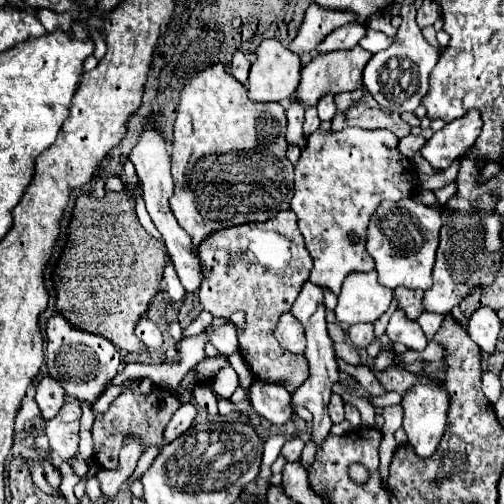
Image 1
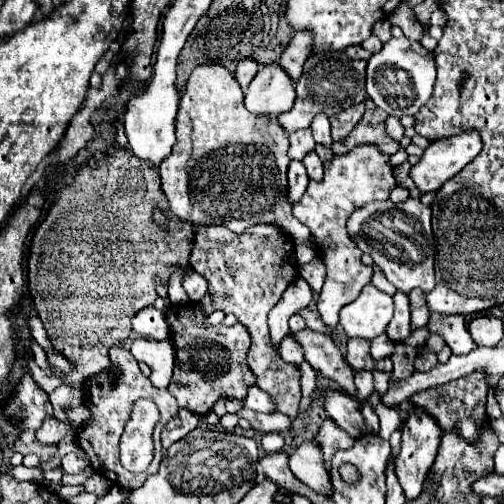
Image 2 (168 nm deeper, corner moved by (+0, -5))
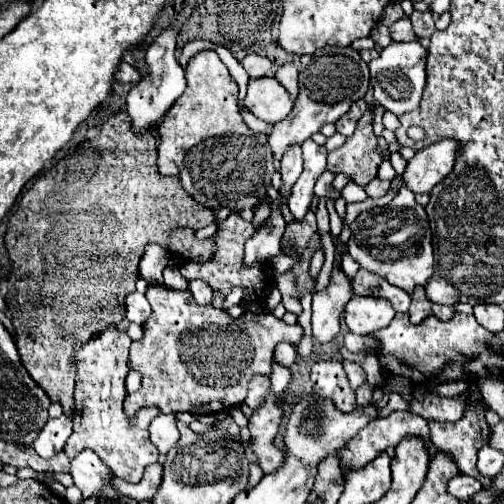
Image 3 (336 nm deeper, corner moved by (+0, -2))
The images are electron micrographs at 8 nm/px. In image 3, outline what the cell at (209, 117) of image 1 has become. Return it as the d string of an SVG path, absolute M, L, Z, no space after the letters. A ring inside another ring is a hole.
M204 50L190 58L186 66L186 80L188 86L184 94L174 102L170 108L170 114L162 120L160 128L160 144L158 144L158 168L164 176L174 176L180 180L182 188L202 206L218 212L224 206L230 206L232 210L252 208L254 202L260 198L268 198L268 186L272 182L272 174L278 172L274 152L270 150L268 136L256 134L250 130L238 112L238 106L234 102L234 80L228 74L228 68L222 64L218 54L214 50Z

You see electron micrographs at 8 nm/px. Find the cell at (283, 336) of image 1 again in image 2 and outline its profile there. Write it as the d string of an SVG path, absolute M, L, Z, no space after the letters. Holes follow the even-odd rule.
M286 335L280 343L280 357L286 361L286 363L294 363L294 365L300 365L304 361L304 349L298 347L298 343Z

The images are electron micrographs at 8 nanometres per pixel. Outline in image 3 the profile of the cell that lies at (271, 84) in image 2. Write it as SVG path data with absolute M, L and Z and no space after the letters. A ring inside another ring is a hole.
M268 76L250 80L244 104L256 118L264 122L280 122L294 106L288 90L276 78Z

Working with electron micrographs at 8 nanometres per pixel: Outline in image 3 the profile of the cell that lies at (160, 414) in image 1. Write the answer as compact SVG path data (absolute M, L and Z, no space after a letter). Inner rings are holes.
M116 328L106 330L96 340L88 342L76 352L78 360L78 376L76 376L76 408L74 408L74 432L68 438L64 450L70 458L80 454L86 448L92 448L102 462L110 468L110 472L118 478L124 478L130 484L138 484L142 480L144 468L158 462L160 452L150 442L148 427L151 421L160 414L156 406L143 408L136 414L136 424L130 426L126 414L122 410L122 402L126 398L126 376L130 372L128 352L130 352L130 336Z

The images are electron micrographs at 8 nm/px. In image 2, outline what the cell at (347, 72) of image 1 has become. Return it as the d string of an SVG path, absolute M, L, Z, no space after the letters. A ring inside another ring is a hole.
M314 53L304 63L304 73L300 83L296 83L296 101L294 107L278 117L278 123L286 133L310 127L312 119L318 113L328 117L338 115L342 109L348 109L354 103L366 99L366 61L350 61L344 53Z

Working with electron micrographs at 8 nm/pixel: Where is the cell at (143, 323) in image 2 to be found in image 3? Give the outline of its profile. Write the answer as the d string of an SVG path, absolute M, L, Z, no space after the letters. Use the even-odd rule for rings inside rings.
M134 292L130 296L126 296L126 318L138 326L144 326L146 320L150 318L150 302L146 300L144 294Z

